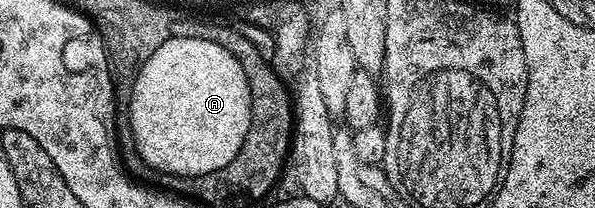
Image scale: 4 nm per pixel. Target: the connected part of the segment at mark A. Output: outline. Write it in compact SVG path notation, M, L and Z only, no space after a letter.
M170 37L144 62L129 88L136 151L151 169L165 174L209 174L237 157L249 133L250 89L243 66L221 45Z

